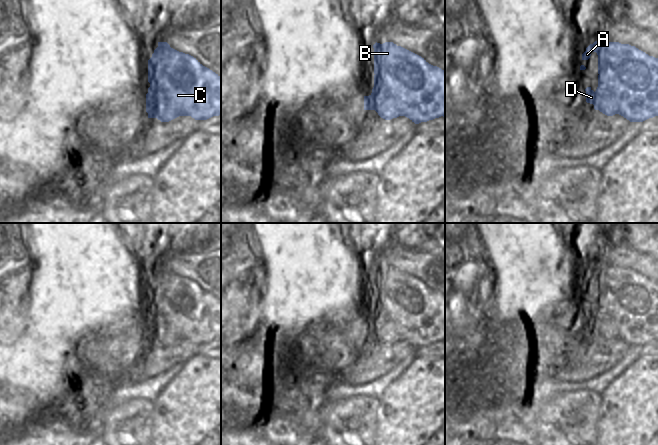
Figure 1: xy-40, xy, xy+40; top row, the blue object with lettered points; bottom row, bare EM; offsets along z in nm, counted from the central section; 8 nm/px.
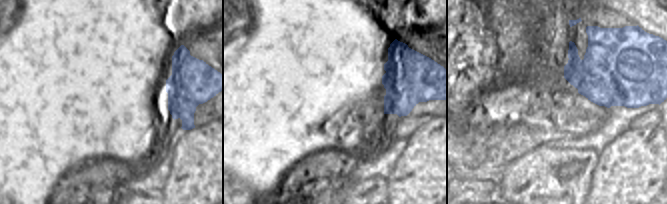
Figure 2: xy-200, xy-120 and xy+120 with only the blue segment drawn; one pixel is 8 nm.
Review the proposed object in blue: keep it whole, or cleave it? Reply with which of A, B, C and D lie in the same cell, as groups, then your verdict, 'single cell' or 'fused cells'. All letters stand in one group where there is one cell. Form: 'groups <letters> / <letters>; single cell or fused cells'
groups A / B C D; fused cells

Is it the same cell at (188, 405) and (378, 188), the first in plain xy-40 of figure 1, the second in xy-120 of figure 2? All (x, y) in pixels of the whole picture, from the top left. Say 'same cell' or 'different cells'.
different cells

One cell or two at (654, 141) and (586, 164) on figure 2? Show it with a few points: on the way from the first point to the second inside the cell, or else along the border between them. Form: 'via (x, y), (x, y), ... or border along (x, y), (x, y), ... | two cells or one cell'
border along (600, 154), (591, 183) | two cells

